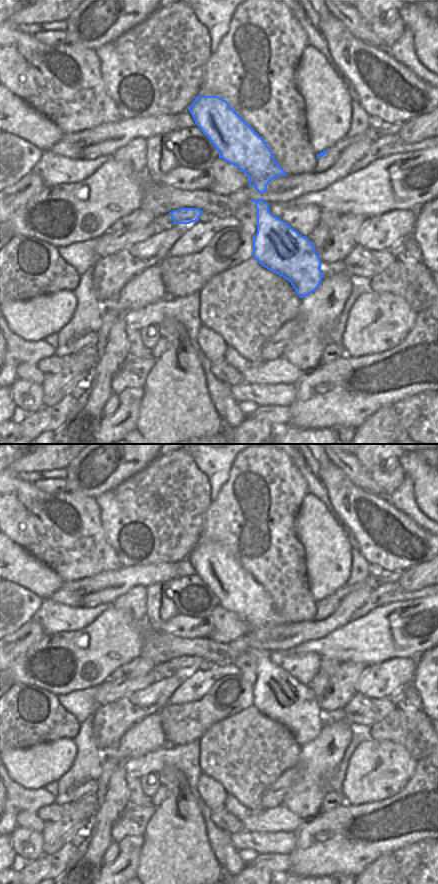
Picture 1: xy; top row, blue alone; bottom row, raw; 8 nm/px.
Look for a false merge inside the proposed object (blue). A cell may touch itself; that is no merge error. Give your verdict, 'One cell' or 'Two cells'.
One cell

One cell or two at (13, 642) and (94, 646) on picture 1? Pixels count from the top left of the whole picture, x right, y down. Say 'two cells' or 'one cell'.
two cells

